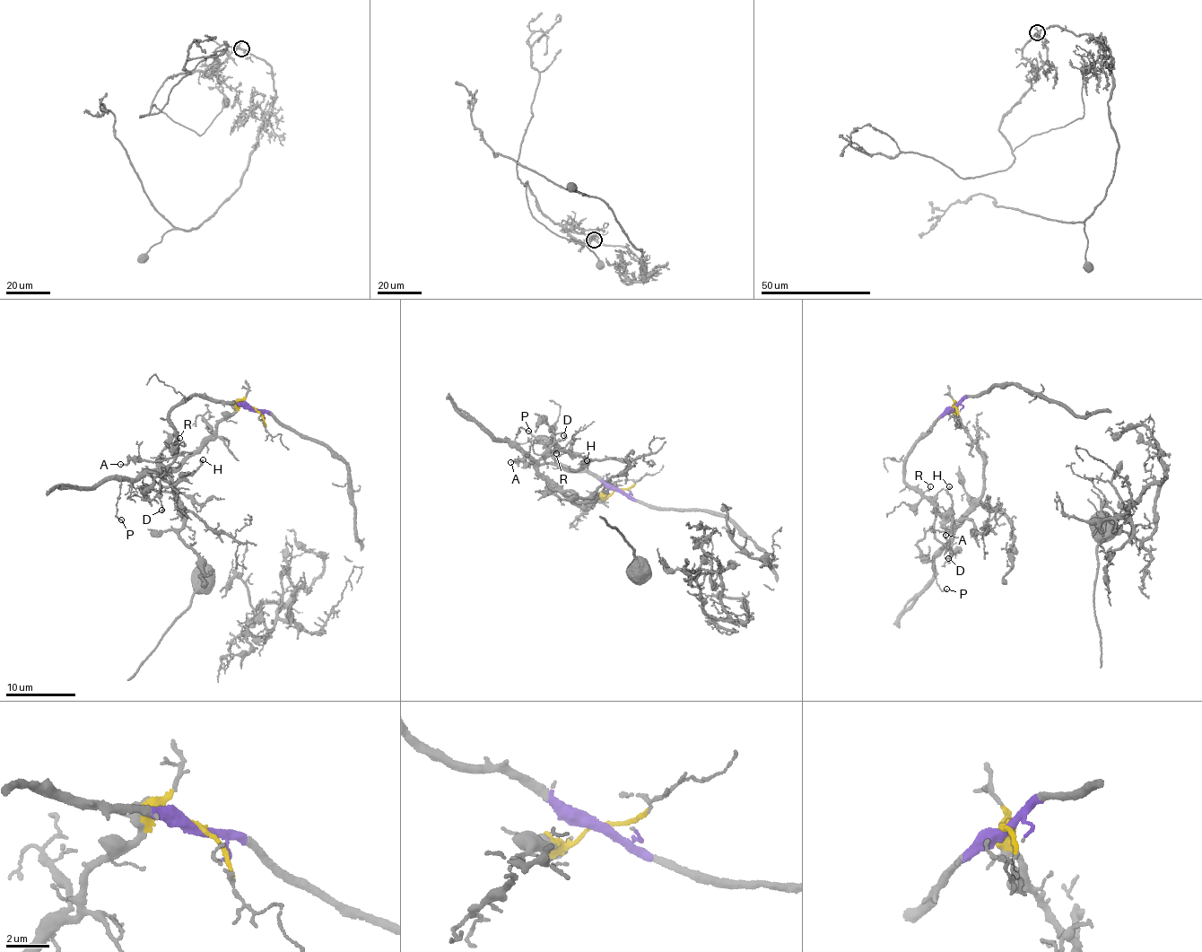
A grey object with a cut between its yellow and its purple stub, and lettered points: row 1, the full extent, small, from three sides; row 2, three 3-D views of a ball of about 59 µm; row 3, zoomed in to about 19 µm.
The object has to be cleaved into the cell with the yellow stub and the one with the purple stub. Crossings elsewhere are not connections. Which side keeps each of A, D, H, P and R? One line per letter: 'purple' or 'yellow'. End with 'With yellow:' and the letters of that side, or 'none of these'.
A: purple
D: purple
H: yellow
P: yellow
R: purple
With yellow: H, P

